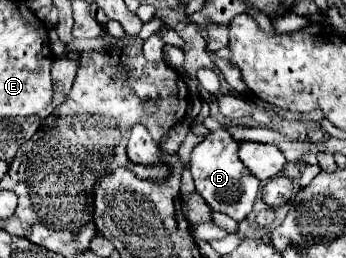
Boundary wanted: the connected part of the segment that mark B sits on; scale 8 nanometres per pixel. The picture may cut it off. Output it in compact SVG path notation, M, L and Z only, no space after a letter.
M224 129L210 131L206 135L206 139L192 149L190 159L192 159L192 167L190 167L192 177L194 177L198 193L204 197L204 201L214 211L222 211L236 221L242 221L244 217L248 217L248 213L252 211L254 199L260 191L260 181L256 177L252 177L252 173L248 173L248 169L244 169L244 163L240 163L238 143L232 139L232 135Z

